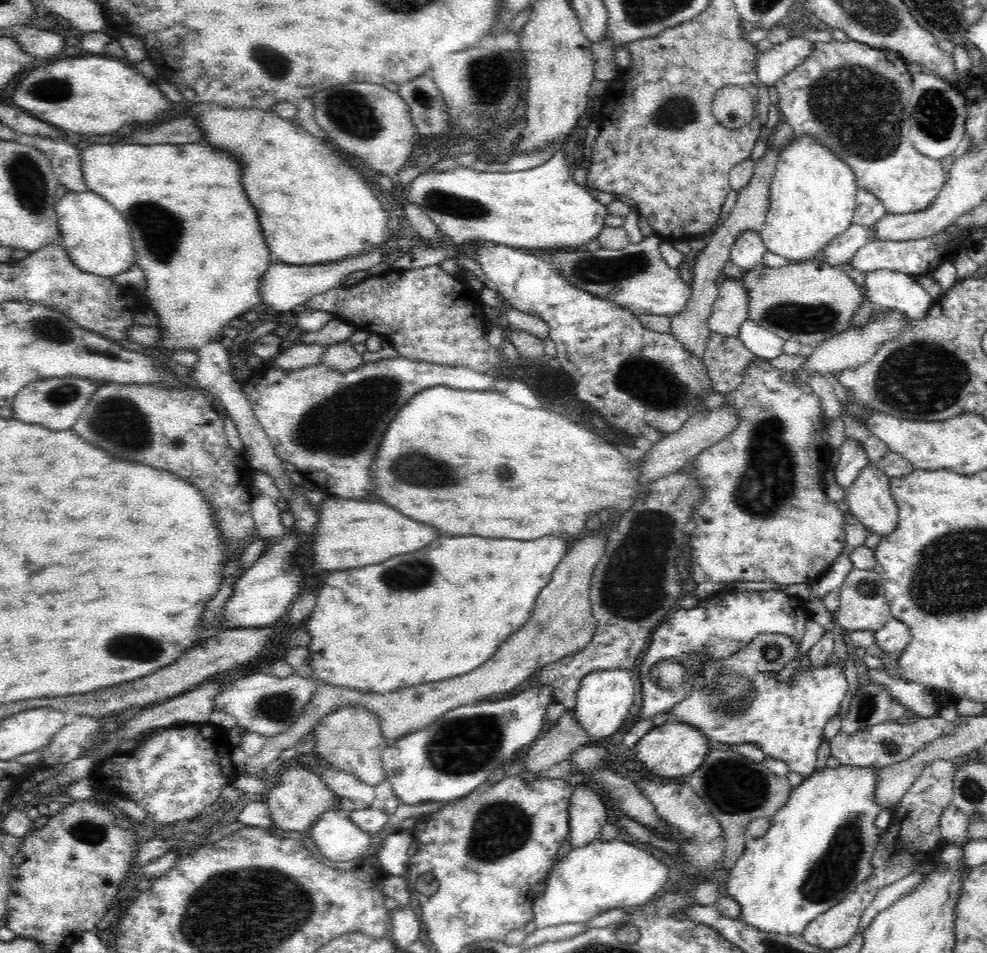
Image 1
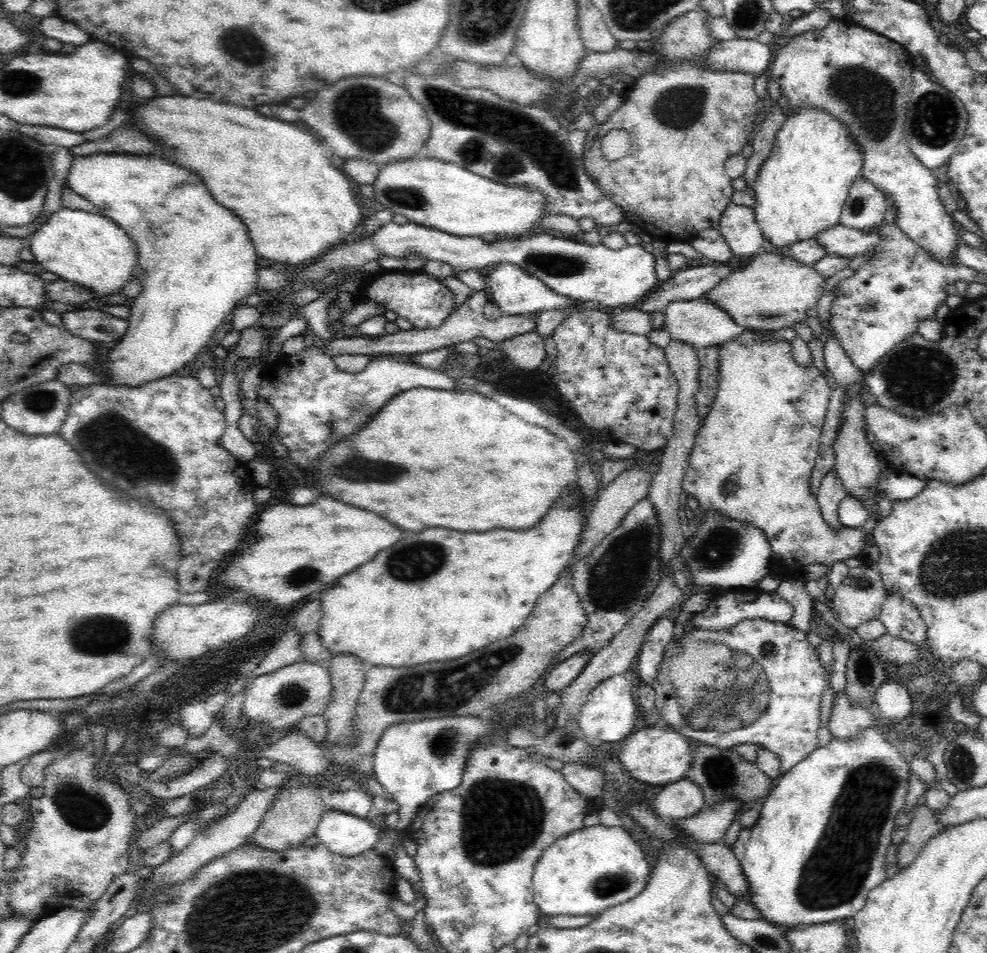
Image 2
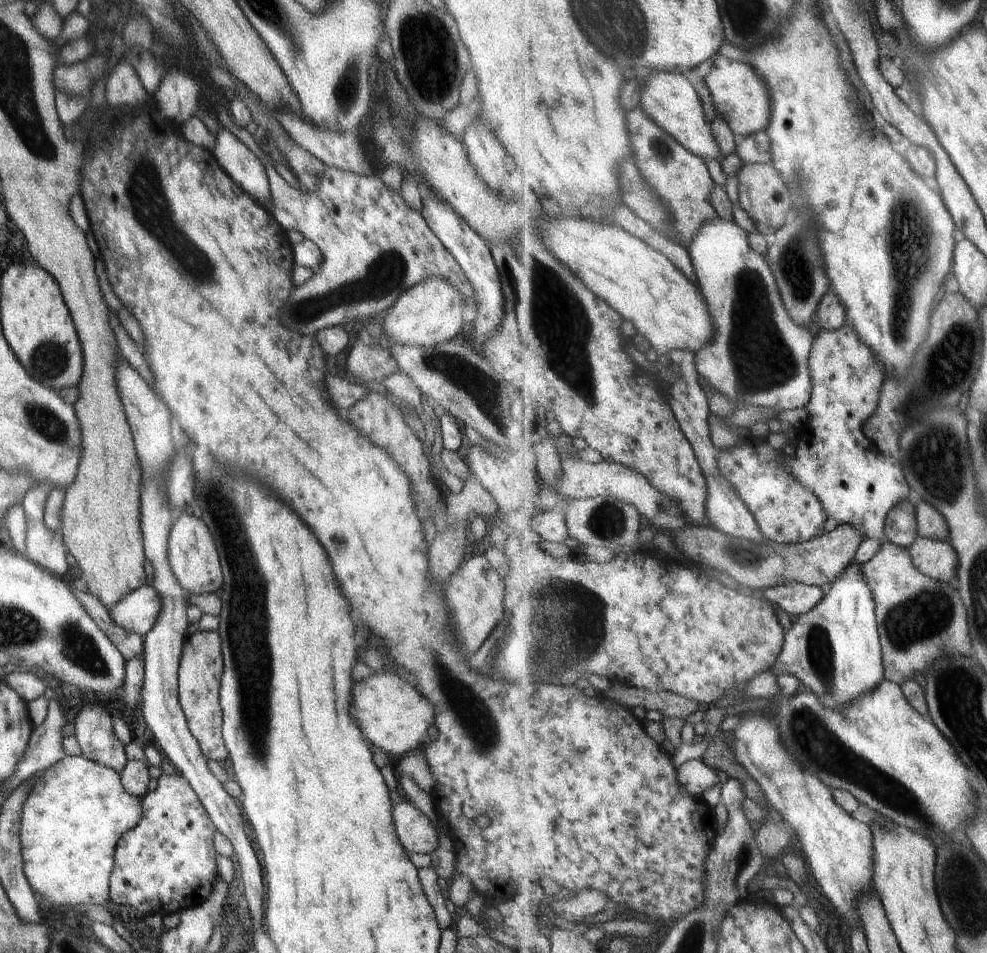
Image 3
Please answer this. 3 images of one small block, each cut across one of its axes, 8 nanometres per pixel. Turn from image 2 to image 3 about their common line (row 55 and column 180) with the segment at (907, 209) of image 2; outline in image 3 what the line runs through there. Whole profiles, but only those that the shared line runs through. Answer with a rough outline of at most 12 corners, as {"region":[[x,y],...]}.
{"region":[[163,774],[116,843],[110,901],[164,917],[210,896],[216,826]]}

